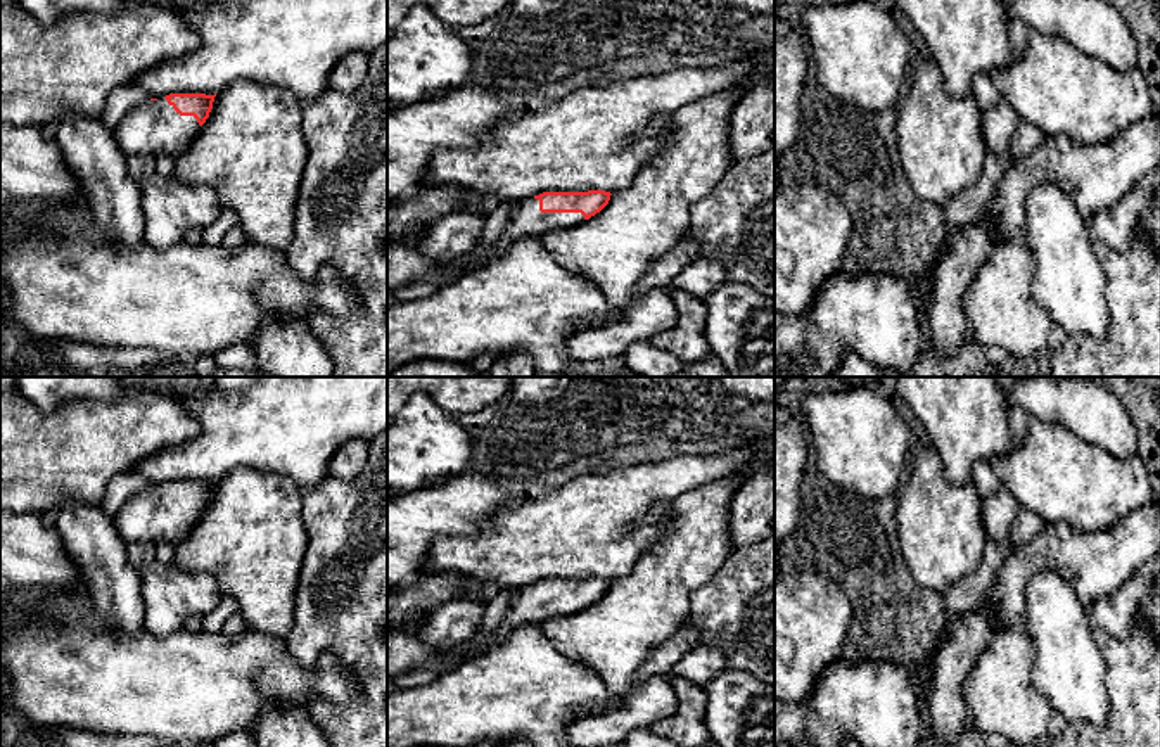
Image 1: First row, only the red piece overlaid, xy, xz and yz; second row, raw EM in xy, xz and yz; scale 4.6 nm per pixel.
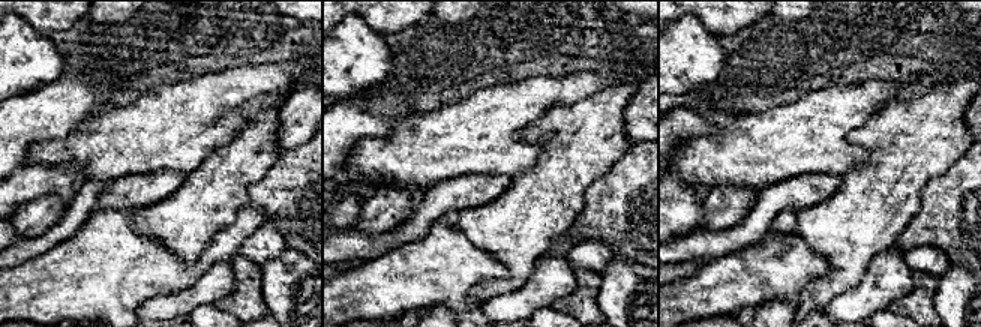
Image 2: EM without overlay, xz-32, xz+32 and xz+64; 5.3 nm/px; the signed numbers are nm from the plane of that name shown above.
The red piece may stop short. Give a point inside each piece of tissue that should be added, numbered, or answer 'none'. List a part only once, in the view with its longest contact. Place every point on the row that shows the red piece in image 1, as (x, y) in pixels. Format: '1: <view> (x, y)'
1: xz (526, 218)

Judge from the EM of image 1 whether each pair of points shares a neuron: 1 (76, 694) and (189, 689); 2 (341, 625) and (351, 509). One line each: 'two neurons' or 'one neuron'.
1: one neuron
2: one neuron

